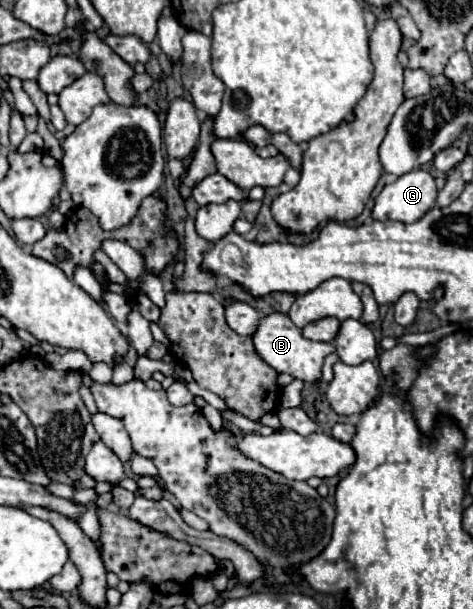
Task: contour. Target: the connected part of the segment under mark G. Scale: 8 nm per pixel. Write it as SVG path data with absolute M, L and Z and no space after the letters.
M413 169L413 171L405 173L405 175L401 175L395 183L385 185L381 189L381 193L375 199L371 217L377 219L377 221L391 219L391 221L401 221L401 223L413 223L413 221L421 219L435 205L435 199L437 199L435 179L423 169Z

